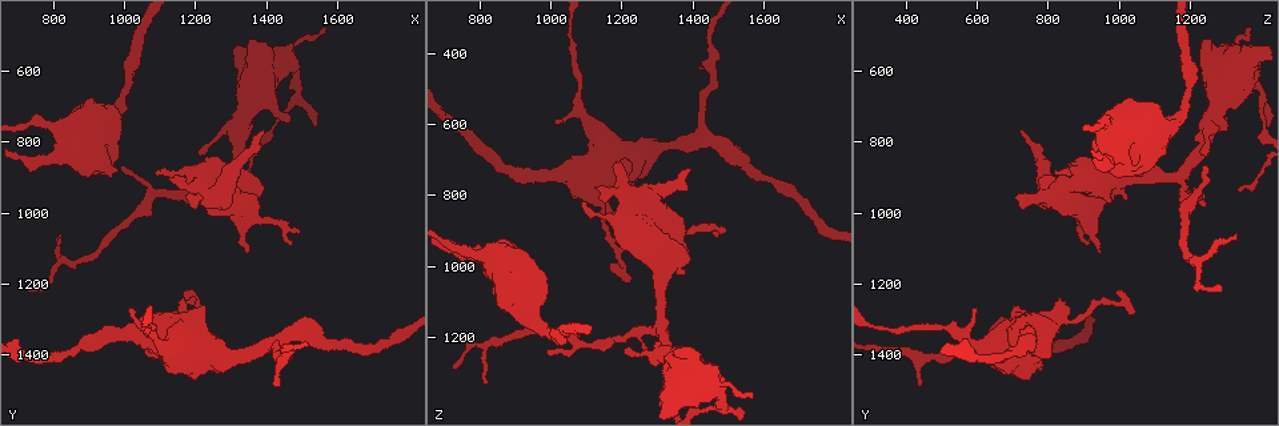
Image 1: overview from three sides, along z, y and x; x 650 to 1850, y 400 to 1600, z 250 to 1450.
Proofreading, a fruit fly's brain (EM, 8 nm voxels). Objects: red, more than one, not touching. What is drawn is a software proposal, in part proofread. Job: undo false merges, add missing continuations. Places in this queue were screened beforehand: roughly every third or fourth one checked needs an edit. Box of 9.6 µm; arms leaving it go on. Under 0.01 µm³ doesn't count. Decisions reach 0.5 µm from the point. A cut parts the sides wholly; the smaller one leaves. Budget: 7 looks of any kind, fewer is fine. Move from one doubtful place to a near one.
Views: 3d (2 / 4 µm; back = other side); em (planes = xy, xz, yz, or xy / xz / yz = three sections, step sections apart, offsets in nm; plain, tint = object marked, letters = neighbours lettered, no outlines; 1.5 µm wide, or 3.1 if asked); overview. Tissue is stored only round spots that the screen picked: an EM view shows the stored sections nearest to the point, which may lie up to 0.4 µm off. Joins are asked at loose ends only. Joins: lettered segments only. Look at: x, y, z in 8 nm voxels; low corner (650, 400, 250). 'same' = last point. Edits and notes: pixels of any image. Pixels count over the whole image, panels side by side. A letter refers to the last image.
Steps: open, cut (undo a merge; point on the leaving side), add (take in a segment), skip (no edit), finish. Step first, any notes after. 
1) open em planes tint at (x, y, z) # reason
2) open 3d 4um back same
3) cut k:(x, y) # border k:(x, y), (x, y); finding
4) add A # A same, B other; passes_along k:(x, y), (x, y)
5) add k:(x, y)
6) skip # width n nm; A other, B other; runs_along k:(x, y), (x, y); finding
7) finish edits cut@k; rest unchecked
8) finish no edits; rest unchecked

open em xy step 4 letters at (1350, 1110, 940) # free end

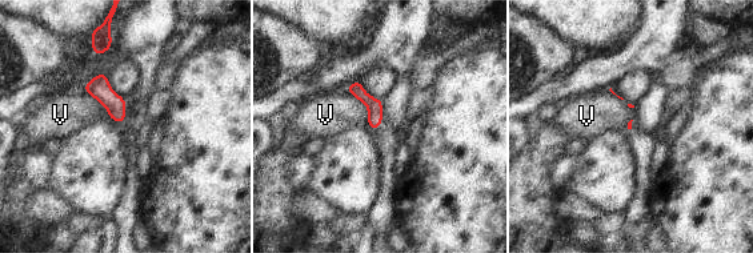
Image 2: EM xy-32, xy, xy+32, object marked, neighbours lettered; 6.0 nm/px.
open em planes letters same

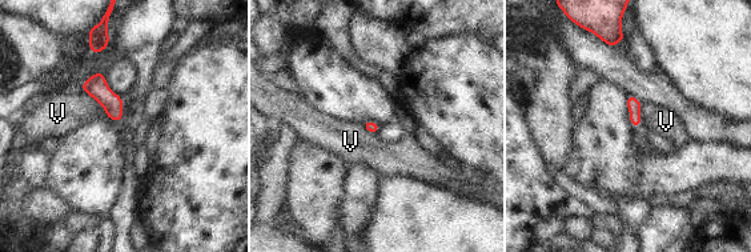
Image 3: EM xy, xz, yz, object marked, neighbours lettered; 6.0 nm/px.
skip # V other; border 3:(80, 88), (91, 95), (105, 112); none of them fits

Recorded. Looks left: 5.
open 3d 2um at (1350, 510, 1240) # stops while still wide

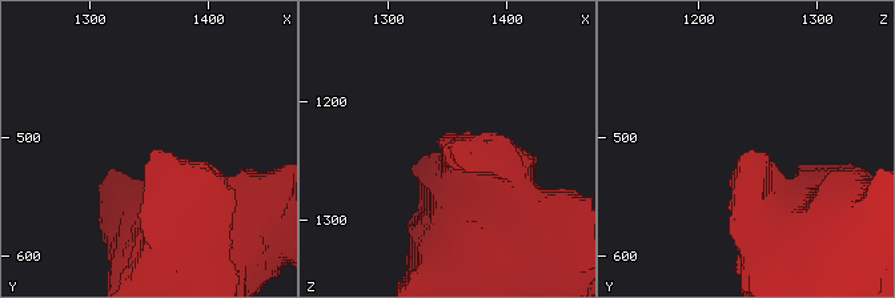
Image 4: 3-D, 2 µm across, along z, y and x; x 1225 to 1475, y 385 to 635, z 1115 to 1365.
open em planes letters at (1356, 510, 1248)

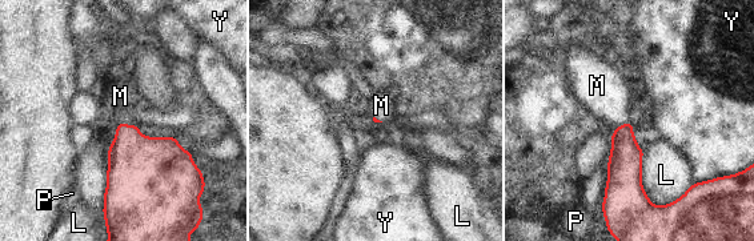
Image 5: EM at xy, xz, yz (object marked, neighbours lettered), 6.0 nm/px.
add M # L other, M same, P other, Y other; passes_along 5:(136, 164), (125, 124), (120, 96); it goes on there

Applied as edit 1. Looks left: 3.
open overview

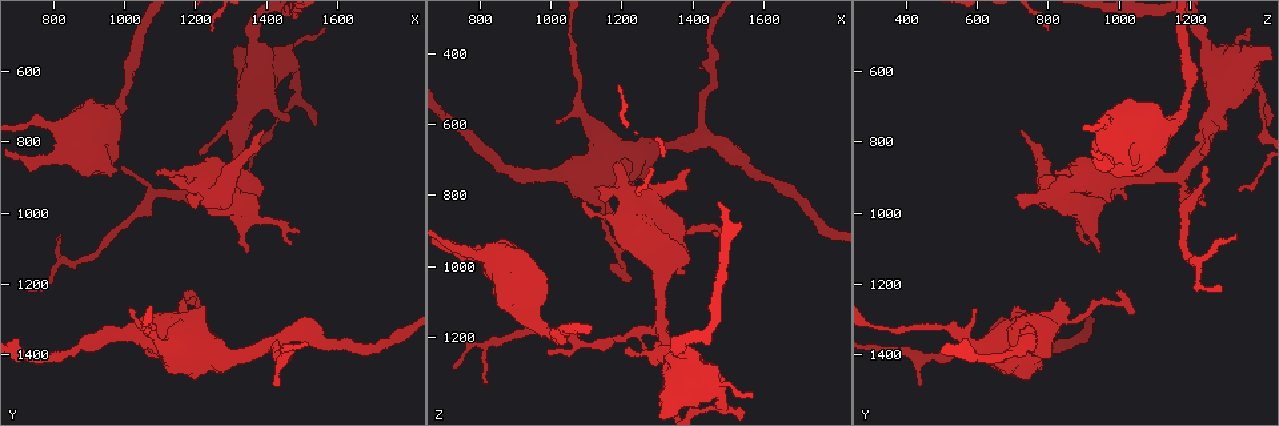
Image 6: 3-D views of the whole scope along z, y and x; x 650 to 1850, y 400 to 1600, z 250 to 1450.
open em planes plain at (1270, 980, 1240)

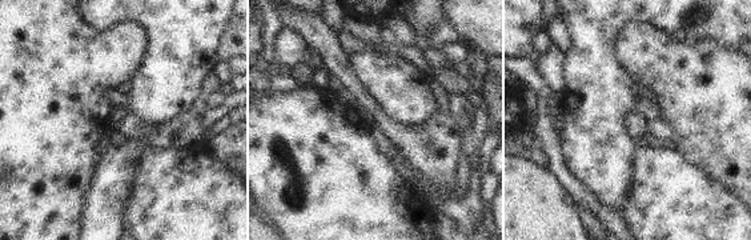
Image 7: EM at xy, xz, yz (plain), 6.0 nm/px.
open em planes letters same # what lies round it

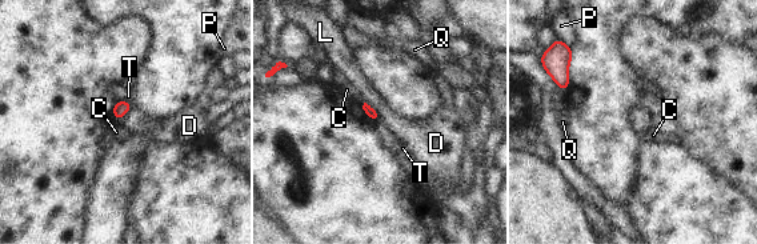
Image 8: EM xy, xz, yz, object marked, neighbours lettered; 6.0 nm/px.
skip # longest_contact L 140 nm; C other, D other, L other, P other, Q other, T other; no lettered segment goes on from it

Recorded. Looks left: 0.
finish edits add@5; rest unchecked

